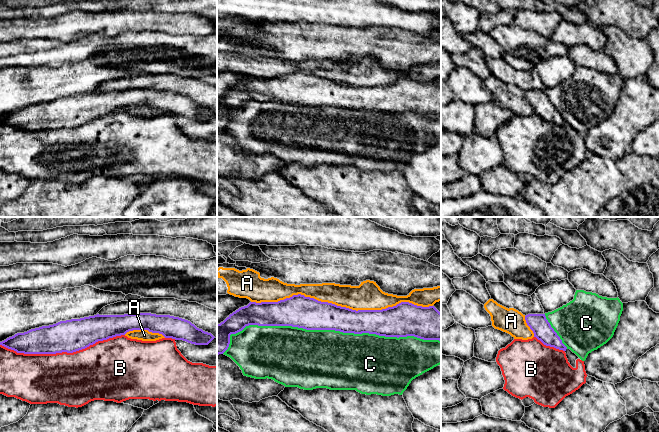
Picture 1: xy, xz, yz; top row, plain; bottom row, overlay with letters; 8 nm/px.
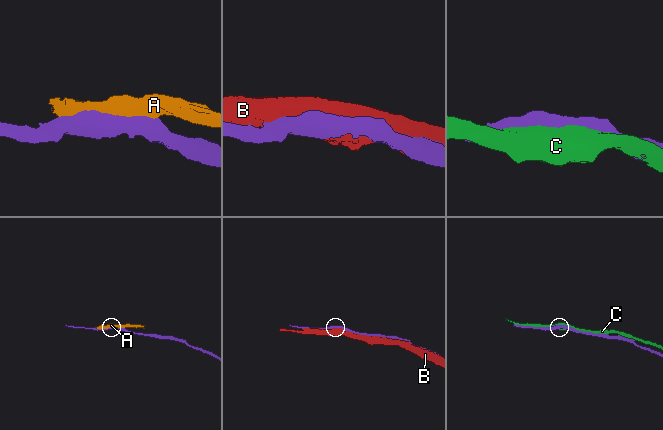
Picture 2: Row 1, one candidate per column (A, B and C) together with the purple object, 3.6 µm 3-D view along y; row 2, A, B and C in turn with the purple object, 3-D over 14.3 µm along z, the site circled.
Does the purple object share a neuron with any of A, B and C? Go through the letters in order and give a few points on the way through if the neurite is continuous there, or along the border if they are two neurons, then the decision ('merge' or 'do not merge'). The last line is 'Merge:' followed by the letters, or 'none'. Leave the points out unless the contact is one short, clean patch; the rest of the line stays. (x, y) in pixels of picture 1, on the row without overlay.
A: do not merge
B: do not merge
C: do not merge
Merge: none

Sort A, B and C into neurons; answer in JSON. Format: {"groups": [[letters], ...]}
{"groups": [["A"], ["B"], ["C"]]}

